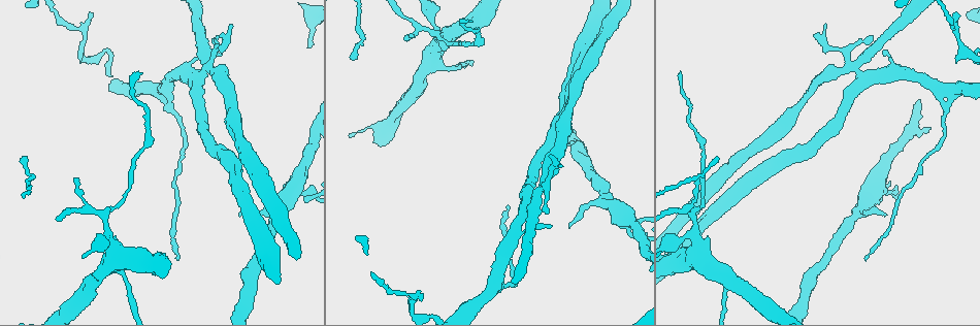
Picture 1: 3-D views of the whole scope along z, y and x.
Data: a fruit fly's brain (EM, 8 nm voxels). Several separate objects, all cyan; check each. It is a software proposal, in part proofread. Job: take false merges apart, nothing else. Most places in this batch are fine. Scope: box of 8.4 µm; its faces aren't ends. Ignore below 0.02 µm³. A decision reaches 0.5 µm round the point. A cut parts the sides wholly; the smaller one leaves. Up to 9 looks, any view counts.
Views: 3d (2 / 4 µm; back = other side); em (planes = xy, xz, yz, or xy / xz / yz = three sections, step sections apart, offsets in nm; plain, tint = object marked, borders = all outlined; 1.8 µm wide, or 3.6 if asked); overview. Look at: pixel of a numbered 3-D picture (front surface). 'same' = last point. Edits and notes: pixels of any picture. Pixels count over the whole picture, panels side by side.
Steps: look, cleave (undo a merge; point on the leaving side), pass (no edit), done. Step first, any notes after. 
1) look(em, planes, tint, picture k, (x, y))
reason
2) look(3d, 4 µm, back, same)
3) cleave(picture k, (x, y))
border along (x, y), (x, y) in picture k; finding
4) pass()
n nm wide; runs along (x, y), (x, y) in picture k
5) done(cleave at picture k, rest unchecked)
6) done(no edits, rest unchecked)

look(em, 3.6 µm, xz, step 4, tint, picture 1, (433, 34))
calibre changes

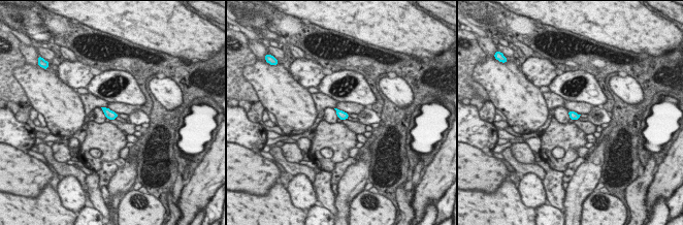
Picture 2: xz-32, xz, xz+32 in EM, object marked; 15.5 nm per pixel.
look(em, 3.6 µm, planes, tint, same)

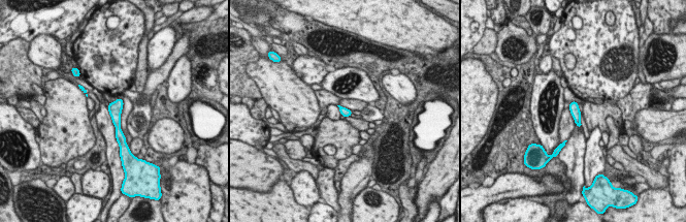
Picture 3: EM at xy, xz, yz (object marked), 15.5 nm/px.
pass()
runs along (119, 101), (117, 124), (123, 140) in picture 3; all the same neuron

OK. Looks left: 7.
look(3d, 2 µm, picture 1, (853, 68))
four arms meet

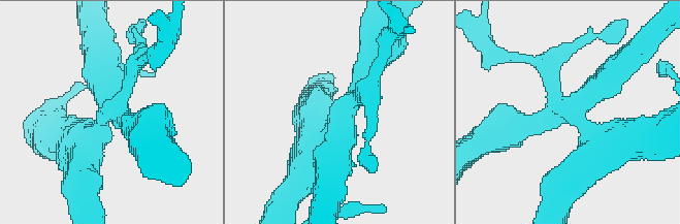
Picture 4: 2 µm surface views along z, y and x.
look(em, planes, tint, picture 4, (112, 111))

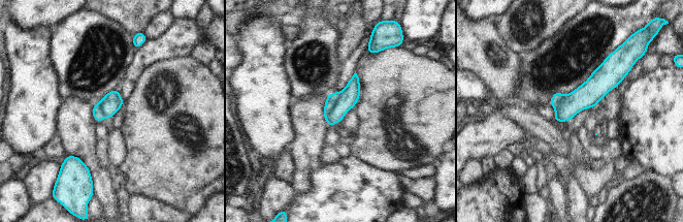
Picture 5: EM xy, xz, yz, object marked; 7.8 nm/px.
cleave(picture 5, (348, 98))
the part that leaves runs along (611, 61), (609, 69), (556, 119) in picture 5; a second neuron is stuck on

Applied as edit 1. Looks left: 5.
done(cleave at picture 5, rest unchecked)

